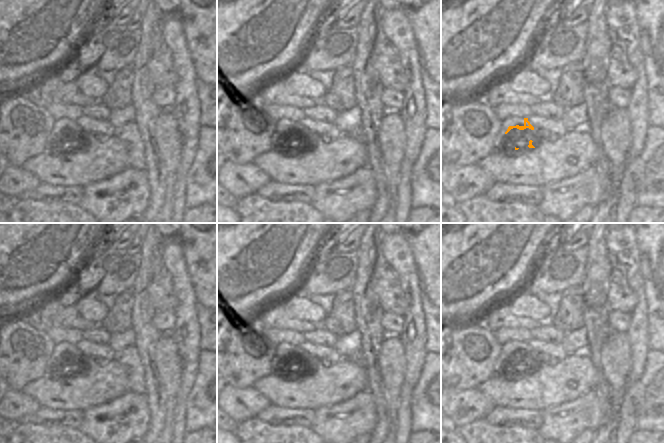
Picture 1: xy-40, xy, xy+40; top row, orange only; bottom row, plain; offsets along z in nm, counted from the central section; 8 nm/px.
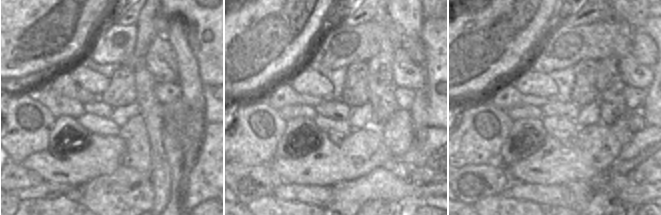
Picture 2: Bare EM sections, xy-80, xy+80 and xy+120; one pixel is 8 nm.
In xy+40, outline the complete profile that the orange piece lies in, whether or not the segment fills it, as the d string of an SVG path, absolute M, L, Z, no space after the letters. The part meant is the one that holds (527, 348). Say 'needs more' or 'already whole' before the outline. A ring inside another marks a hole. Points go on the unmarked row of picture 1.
needs more | M511 340L500 346L500 353L494 363L494 373L501 371L503 374L515 376L526 369L523 363L530 359L535 360L536 356L528 342Z

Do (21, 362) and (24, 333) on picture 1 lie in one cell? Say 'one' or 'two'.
one

